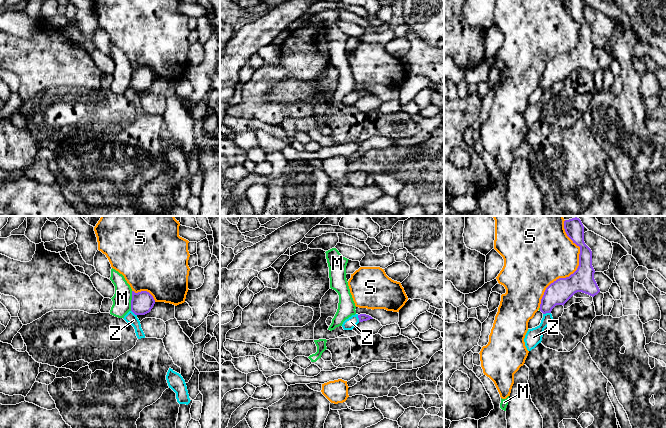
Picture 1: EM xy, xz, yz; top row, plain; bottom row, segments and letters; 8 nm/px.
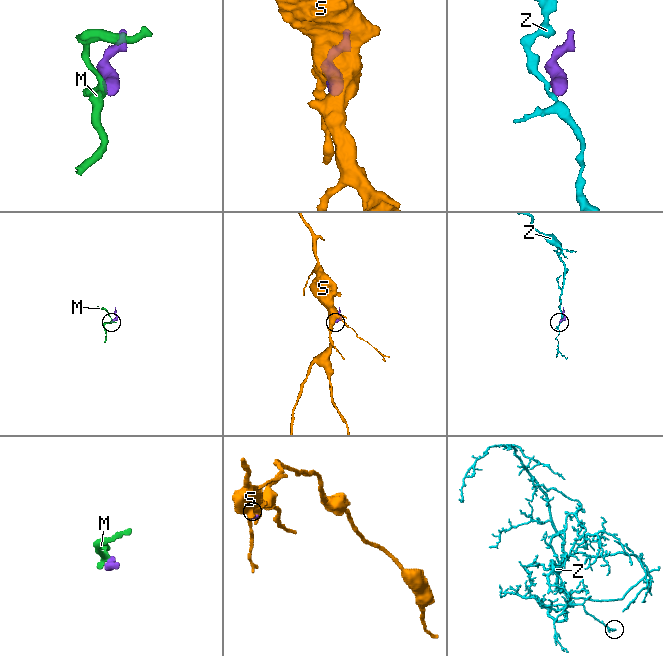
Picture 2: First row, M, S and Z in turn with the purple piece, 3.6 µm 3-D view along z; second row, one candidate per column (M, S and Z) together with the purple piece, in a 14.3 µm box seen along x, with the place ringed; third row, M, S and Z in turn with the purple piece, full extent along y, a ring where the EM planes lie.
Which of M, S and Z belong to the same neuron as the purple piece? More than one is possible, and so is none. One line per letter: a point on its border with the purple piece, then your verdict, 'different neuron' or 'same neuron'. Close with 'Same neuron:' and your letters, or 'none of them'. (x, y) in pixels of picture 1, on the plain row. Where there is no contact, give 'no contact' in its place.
M: xy (131, 77) | different neuron
S: yz (575, 47) | different neuron
Z: yz (546, 88) | different neuron
Same neuron: none of them

